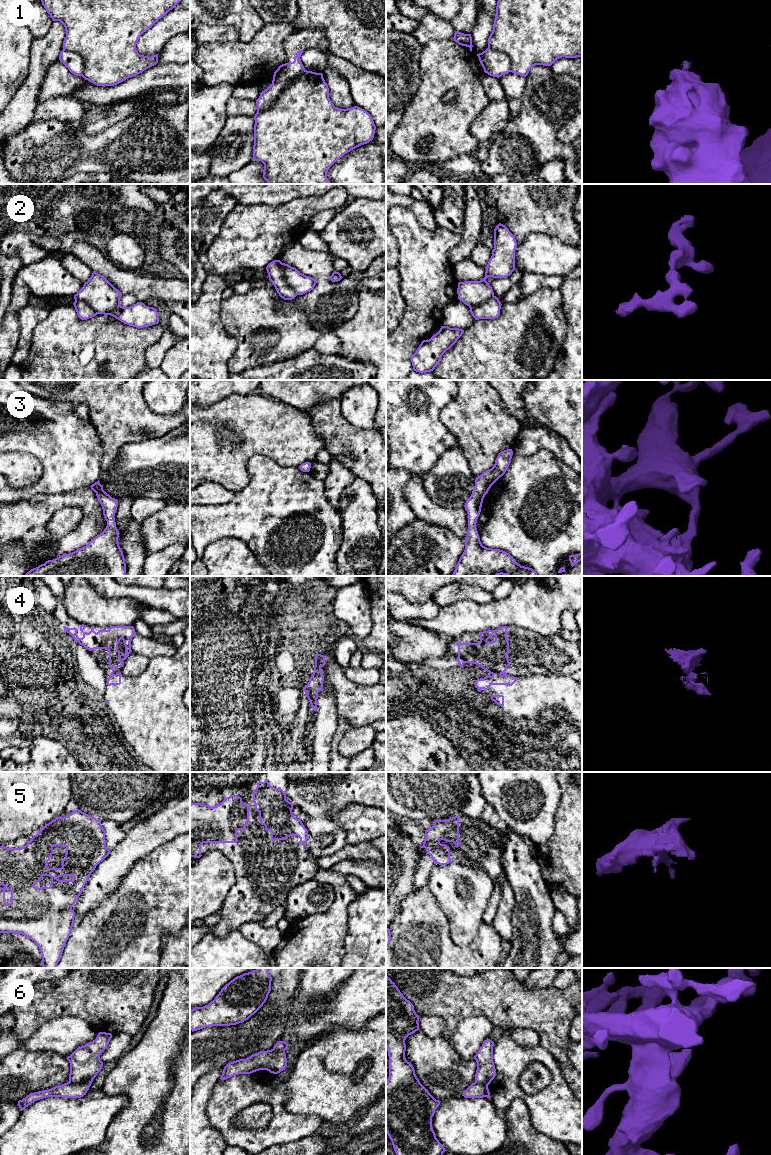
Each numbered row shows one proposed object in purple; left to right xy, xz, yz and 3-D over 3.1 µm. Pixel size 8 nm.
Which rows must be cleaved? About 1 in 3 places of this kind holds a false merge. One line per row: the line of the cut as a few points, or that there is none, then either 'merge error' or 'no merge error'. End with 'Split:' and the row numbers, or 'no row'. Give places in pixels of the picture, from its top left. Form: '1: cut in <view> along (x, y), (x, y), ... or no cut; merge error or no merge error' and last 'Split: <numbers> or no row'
1: cut in xz along (305, 70), (268, 107), (257, 112); merge error
2: cut in xz along (280, 262), (285, 282), (297, 294); merge error
3: no cut; no merge error
4: cut in yz along (500, 673), (492, 675); merge error
5: no cut; no merge error
6: no cut; no merge error
Split: 1, 2, 4

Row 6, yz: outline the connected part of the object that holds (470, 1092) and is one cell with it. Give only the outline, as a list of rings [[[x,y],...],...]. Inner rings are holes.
[[[485,1040],[474,1056],[477,1062],[475,1082],[464,1091],[462,1096],[465,1098],[487,1097],[490,1099],[488,1085],[496,1076],[496,1069],[493,1062],[493,1045],[494,1042],[492,1040]]]

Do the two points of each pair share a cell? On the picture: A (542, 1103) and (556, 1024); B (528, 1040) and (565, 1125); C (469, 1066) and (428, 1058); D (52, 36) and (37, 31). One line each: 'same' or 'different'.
A: different
B: different
C: same
D: different

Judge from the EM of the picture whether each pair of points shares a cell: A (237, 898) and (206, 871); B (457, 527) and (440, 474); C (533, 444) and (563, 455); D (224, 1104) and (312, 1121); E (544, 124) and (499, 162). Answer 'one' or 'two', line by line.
A: two
B: two
C: one
D: one
E: one

